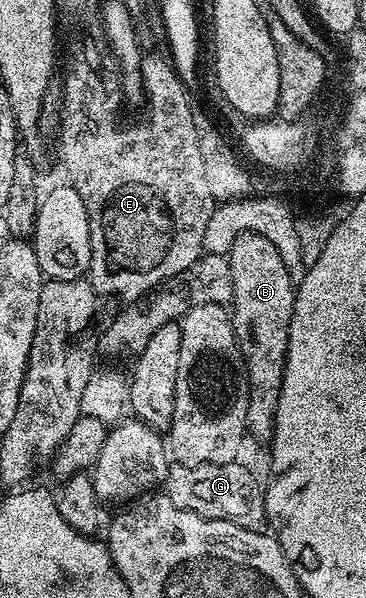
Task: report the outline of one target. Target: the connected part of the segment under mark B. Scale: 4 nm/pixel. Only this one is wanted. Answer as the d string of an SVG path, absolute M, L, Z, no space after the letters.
M244 232L236 236L226 257L233 281L231 322L245 360L249 382L248 409L245 413L247 435L271 441L274 435L276 405L286 367L287 336L294 307L295 285L272 240L259 233Z

